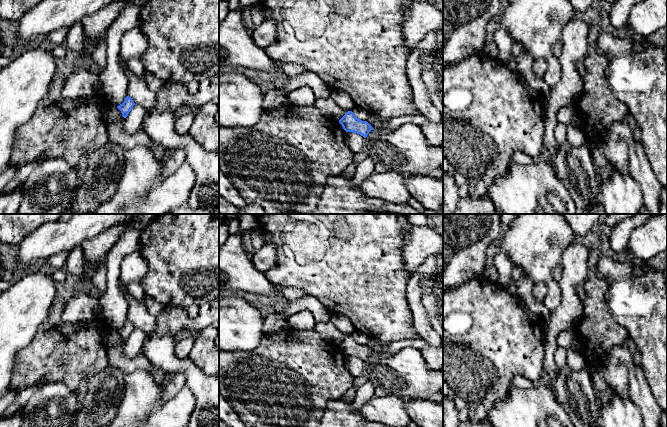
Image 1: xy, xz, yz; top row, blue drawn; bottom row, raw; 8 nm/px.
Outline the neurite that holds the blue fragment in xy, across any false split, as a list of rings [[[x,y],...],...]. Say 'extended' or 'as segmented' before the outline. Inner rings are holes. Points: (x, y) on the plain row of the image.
as segmented; [[[127,320],[122,328],[117,330],[117,332],[121,335],[122,340],[126,342],[135,329],[134,325],[132,324],[131,321]]]

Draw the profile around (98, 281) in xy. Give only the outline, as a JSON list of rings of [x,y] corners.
[[[104,263],[100,264],[95,270],[91,284],[94,289],[98,290],[101,295],[105,293],[106,290],[106,268]]]

